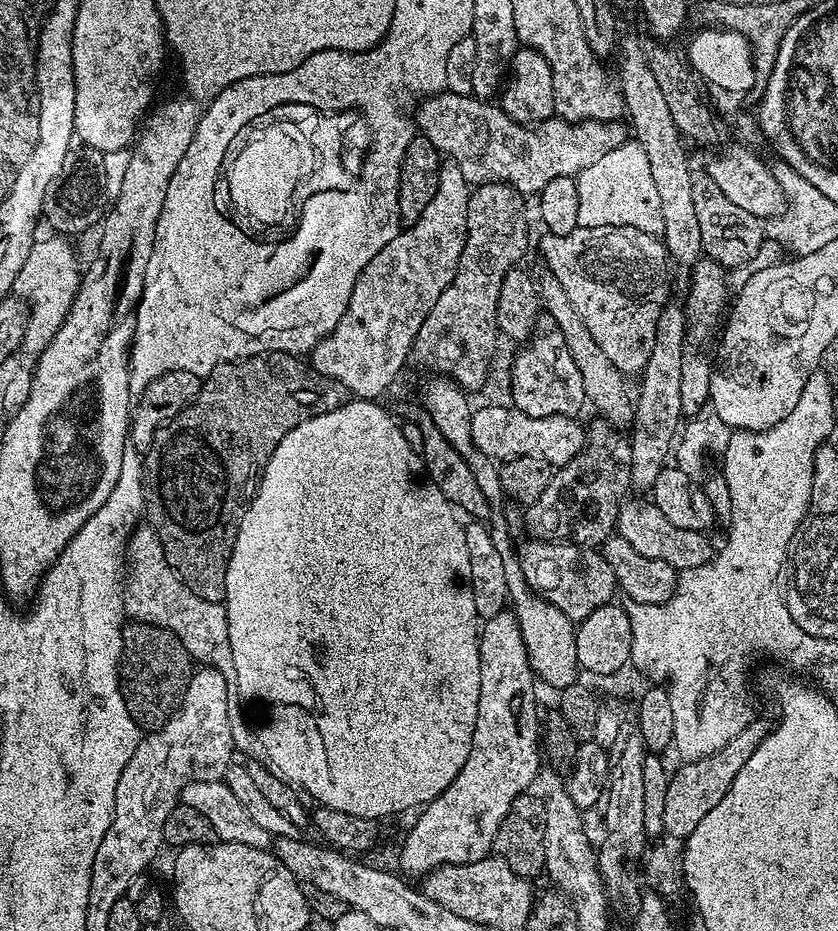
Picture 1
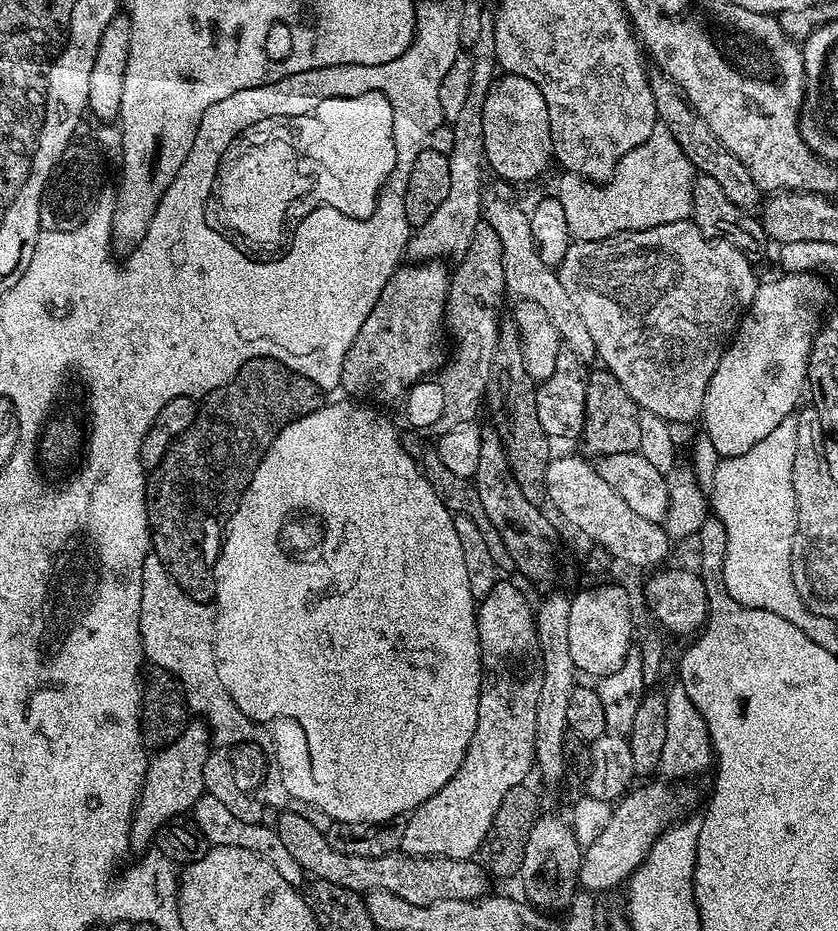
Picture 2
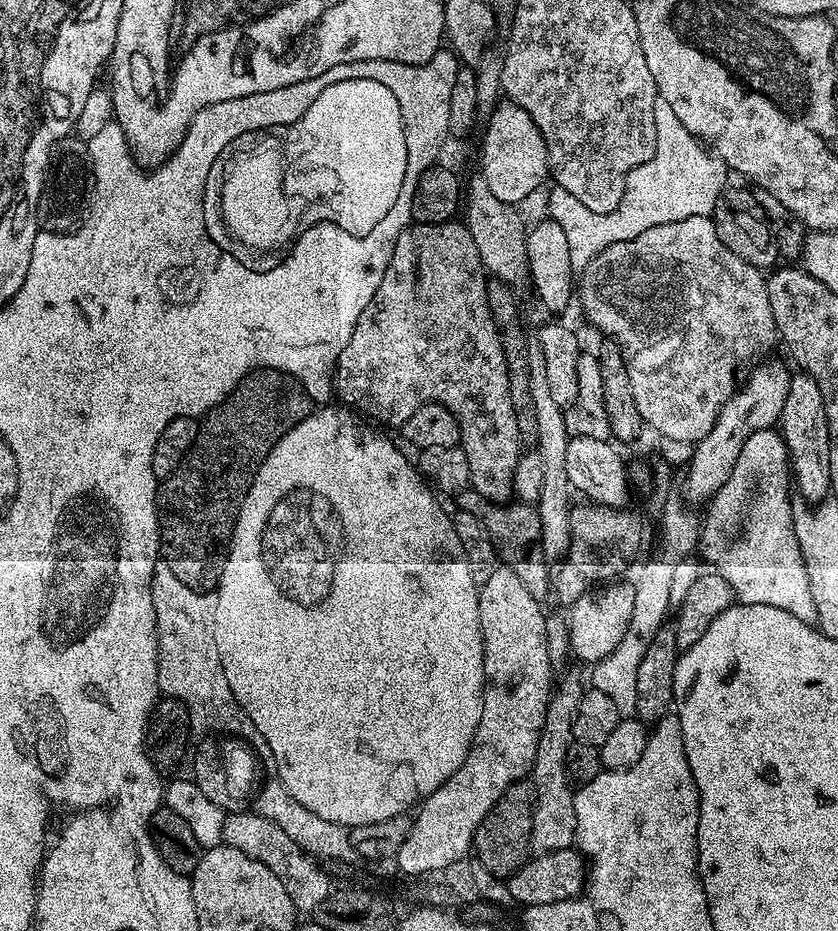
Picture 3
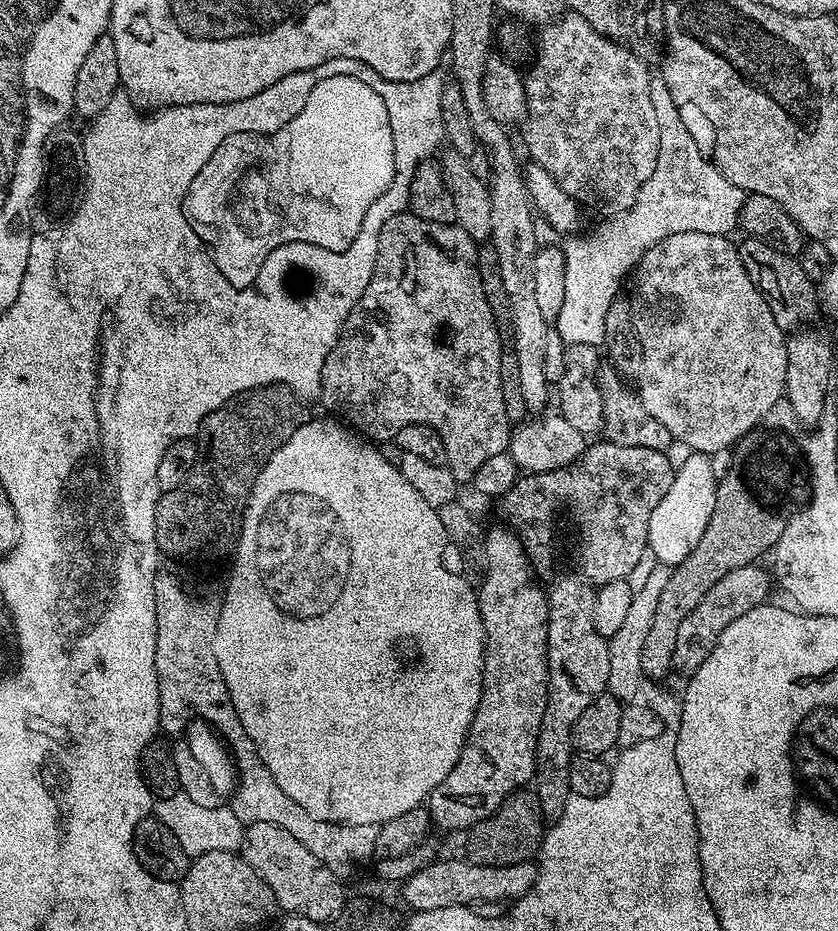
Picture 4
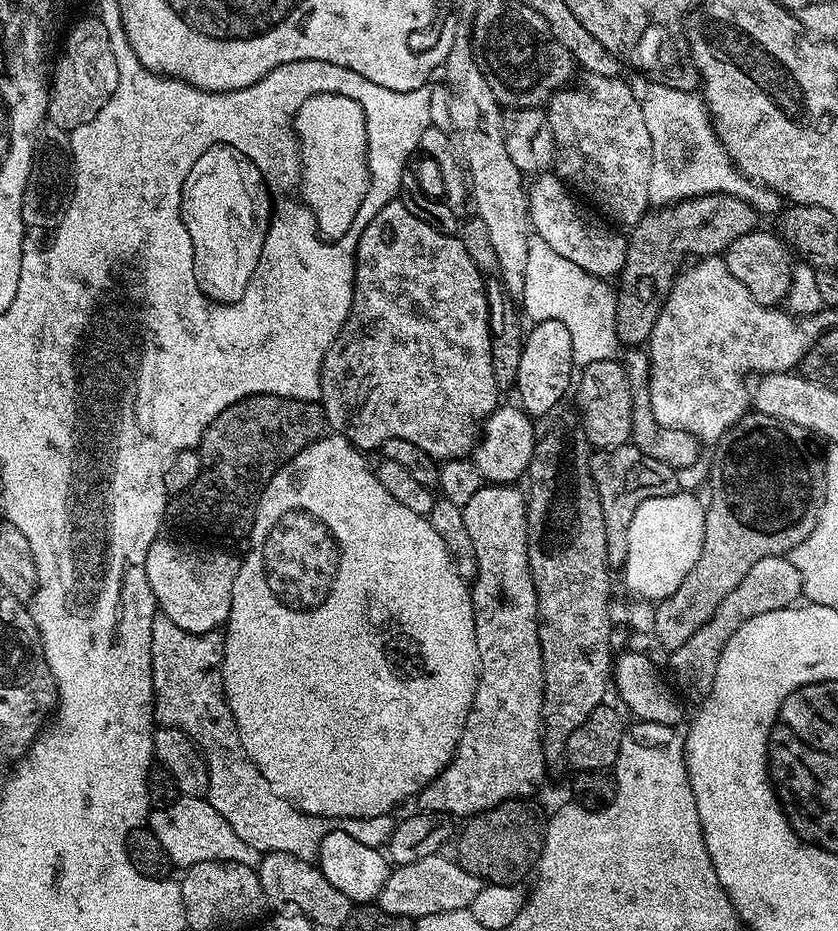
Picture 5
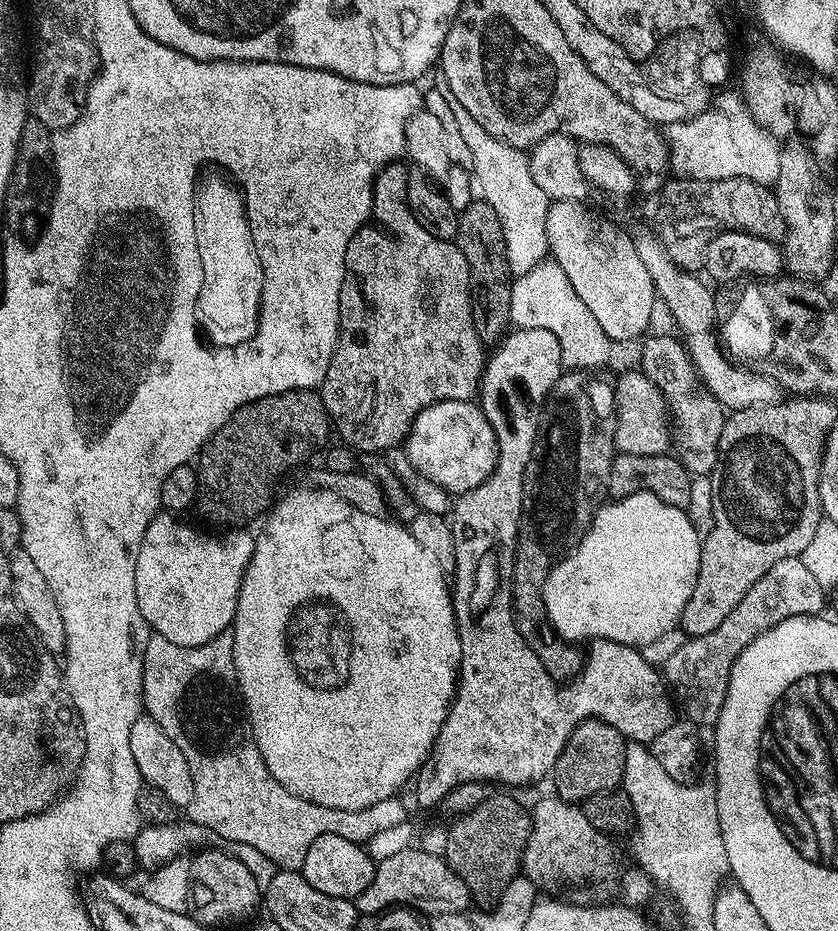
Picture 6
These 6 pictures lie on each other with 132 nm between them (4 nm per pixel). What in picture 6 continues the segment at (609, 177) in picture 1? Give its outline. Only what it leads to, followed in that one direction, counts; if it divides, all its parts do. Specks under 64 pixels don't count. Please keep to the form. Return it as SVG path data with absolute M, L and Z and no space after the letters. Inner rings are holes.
M725 89L714 100L714 108L720 112L709 110L689 120L667 125L671 171L676 171L673 173L685 180L750 178L750 182L775 185L780 173L781 141L756 123L739 89ZM546 258L526 274L511 281L510 318L516 328L537 328L550 330L558 338L562 350L561 365L568 370L600 370L612 356L614 341L598 326L598 318L590 314L586 302L578 298L570 278L566 278L562 266Z

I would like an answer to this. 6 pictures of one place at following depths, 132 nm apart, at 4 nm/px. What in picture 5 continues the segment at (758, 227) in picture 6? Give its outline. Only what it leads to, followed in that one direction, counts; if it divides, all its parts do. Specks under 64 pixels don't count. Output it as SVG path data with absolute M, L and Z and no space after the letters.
M730 194L695 196L671 206L657 207L642 217L631 229L632 236L630 232L627 237L626 262L618 277L616 333L621 345L647 345L648 335L654 330L654 322L682 271L682 265L689 259L688 255L703 258L727 252L734 241L742 238L742 234L757 231L756 220L758 213L755 209L742 198Z

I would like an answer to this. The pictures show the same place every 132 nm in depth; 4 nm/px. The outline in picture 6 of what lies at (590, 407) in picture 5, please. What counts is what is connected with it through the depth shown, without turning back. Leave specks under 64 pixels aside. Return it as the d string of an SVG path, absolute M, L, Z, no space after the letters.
M639 370L624 372L614 380L616 390L616 450L620 454L663 456L673 447L669 404L664 396Z

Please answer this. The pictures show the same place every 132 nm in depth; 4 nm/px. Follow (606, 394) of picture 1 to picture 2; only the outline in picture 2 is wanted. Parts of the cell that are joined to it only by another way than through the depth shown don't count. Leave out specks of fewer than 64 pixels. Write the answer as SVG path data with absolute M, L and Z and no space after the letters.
M492 200L489 204L487 201L486 224L494 230L494 234L498 234L498 242L502 242L502 268L506 274L508 292L514 294L516 300L538 302L538 306L546 310L550 322L554 322L554 330L558 330L567 351L582 361L595 361L597 355L594 337L586 327L582 314L578 314L570 294L566 294L566 286L562 286L559 275L546 266L546 262L542 262L538 246L534 242L534 234L530 230L529 213L525 209L523 212L518 205L511 204L508 200Z

